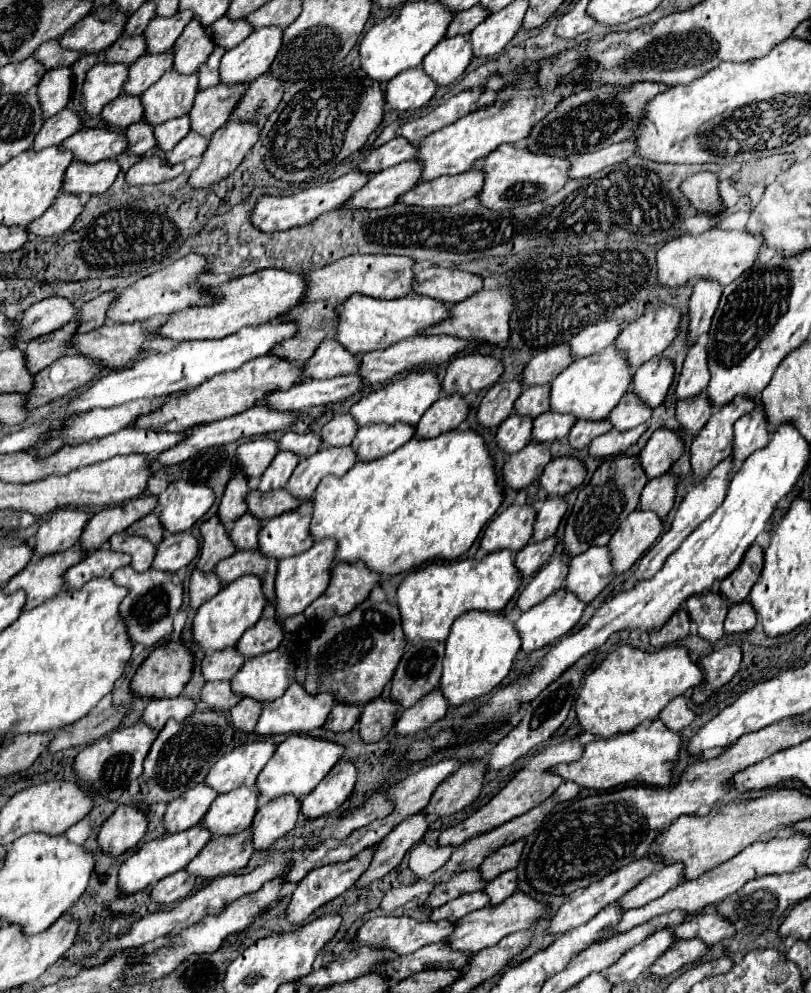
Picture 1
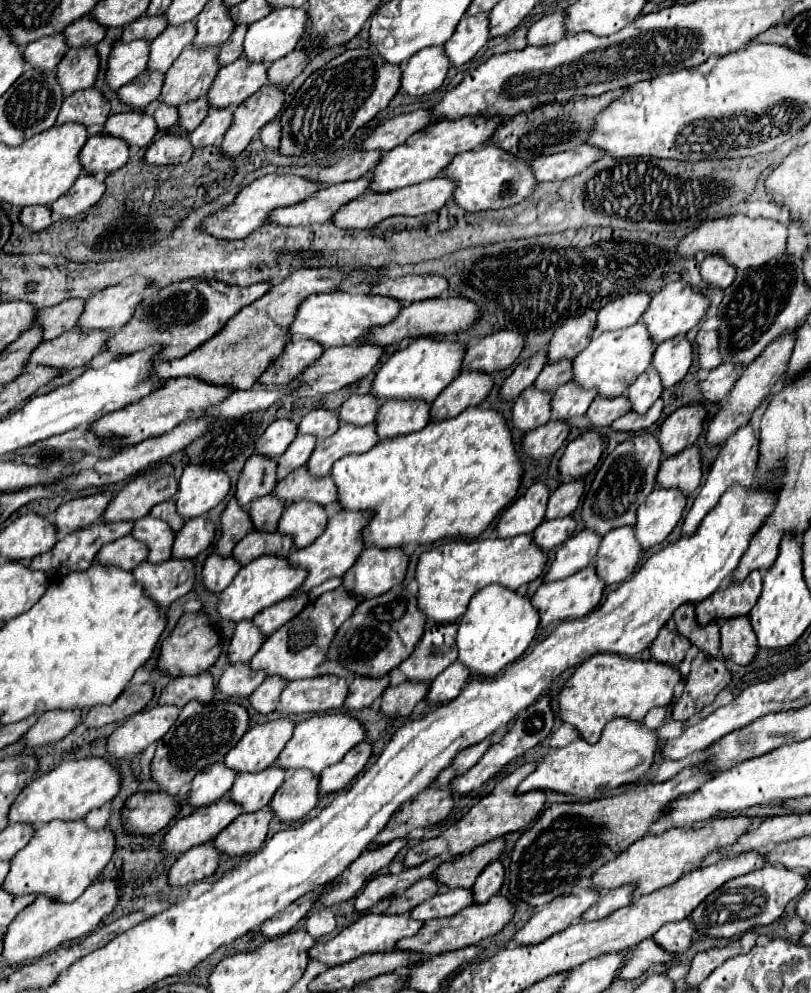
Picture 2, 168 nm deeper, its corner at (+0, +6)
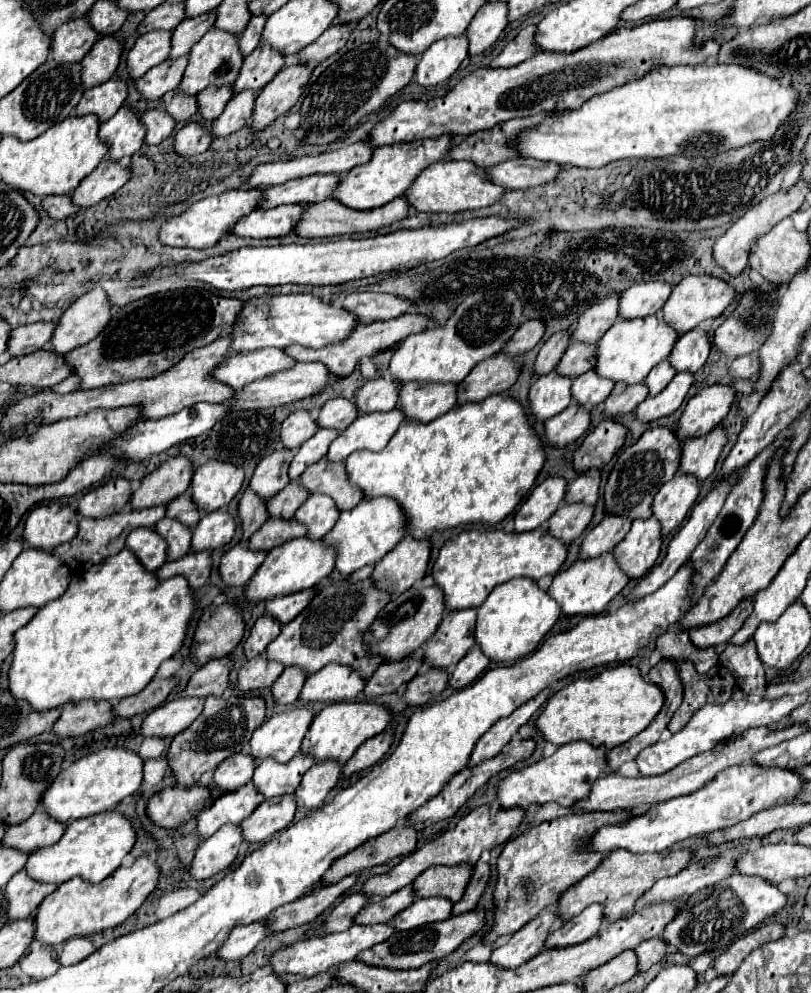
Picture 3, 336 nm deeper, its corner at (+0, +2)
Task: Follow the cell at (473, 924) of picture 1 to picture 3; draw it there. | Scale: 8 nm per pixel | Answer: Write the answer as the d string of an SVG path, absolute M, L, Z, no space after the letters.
M474 909L468 913L452 915L440 923L428 923L428 925L422 925L412 931L398 931L392 937L388 937L388 941L382 941L380 945L374 945L372 949L366 949L364 953L360 953L358 959L362 959L368 965L376 965L376 967L416 969L428 961L438 961L438 959L454 953L464 941L474 937L484 925L486 925L486 911Z

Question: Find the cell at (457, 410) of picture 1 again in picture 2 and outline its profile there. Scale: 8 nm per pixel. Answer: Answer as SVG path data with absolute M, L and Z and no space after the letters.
M462 371L432 403L430 419L442 421L458 415L464 407L480 405L490 389L494 387L494 379L488 373L478 371Z

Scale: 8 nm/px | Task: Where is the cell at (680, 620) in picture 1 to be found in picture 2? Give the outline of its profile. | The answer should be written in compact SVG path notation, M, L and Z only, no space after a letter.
M664 627L660 631L660 637L656 637L656 641L650 647L652 659L656 663L664 663L664 665L672 665L678 669L678 665L684 661L686 651L688 651L688 641L684 641L684 637L680 637L674 629Z

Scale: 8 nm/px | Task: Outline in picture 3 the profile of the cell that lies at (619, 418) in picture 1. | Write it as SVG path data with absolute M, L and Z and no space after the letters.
M660 361L660 365L656 365L656 369L652 369L652 373L648 373L648 377L644 379L644 385L648 387L648 395L654 397L658 395L672 379L674 379L676 371L670 367L668 361Z

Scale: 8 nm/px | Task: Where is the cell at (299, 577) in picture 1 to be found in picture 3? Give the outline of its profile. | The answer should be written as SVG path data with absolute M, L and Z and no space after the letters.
M376 497L362 501L356 505L352 511L342 511L334 529L322 537L324 545L334 547L336 551L336 561L334 561L334 571L342 575L350 575L356 569L362 569L368 563L380 561L402 537L404 537L404 513L398 507L398 503L390 497Z

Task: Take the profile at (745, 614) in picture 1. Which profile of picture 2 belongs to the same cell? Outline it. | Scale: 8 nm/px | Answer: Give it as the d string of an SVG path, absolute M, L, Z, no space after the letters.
M734 617L732 621L724 621L720 635L720 653L724 655L724 659L732 659L738 665L750 665L750 661L758 655L758 641L748 617Z

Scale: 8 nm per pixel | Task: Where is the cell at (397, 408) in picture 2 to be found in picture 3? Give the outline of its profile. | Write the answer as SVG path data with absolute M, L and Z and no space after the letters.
M408 383L400 387L398 407L406 421L430 423L448 413L456 405L456 385L420 385Z

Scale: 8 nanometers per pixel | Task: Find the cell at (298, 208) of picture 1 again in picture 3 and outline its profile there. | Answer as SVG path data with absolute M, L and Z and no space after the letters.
M232 189L216 197L206 197L190 205L178 217L168 219L160 229L160 241L170 247L194 247L194 249L212 247L216 245L216 241L232 233L232 223L240 221L240 217L246 217L248 213L260 207L262 195L264 195L264 189Z

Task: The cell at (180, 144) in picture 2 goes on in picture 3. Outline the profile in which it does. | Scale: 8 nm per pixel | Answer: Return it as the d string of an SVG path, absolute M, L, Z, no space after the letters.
M188 123L174 135L174 151L182 157L192 157L204 153L212 143L208 131L198 123Z

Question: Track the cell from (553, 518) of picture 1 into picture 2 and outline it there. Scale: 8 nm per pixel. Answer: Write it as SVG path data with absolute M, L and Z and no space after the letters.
M574 479L570 483L562 483L550 497L546 519L556 519L564 515L572 515L580 503L580 497L584 493L584 479Z

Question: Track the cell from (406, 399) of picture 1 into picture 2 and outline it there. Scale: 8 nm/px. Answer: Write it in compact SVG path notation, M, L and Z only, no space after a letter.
M418 337L410 341L408 347L396 351L380 367L372 385L372 393L376 393L380 401L388 401L392 397L434 401L442 393L442 389L448 387L460 373L464 351L466 351L466 345L460 341L452 343L452 341L436 341L432 337Z

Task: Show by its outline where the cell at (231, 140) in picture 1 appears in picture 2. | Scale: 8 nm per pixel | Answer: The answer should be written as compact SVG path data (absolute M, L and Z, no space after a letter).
M266 83L248 101L236 107L234 123L222 141L222 153L238 155L252 141L252 137L270 123L284 105L284 87Z

